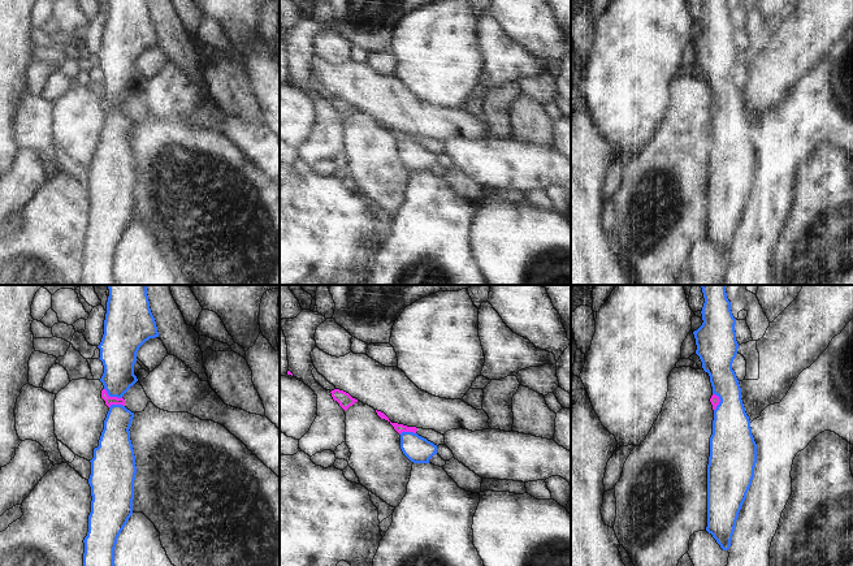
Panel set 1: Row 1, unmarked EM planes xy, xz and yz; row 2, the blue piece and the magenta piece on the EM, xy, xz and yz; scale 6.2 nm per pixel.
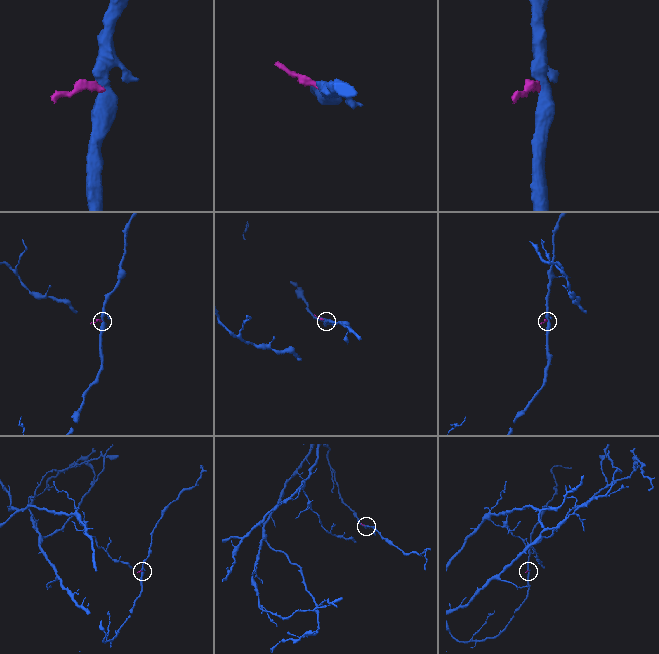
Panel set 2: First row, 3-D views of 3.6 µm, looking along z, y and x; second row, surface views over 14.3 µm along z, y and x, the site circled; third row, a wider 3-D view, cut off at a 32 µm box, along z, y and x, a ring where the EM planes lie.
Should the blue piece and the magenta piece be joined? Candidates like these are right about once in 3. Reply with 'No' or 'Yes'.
No.

